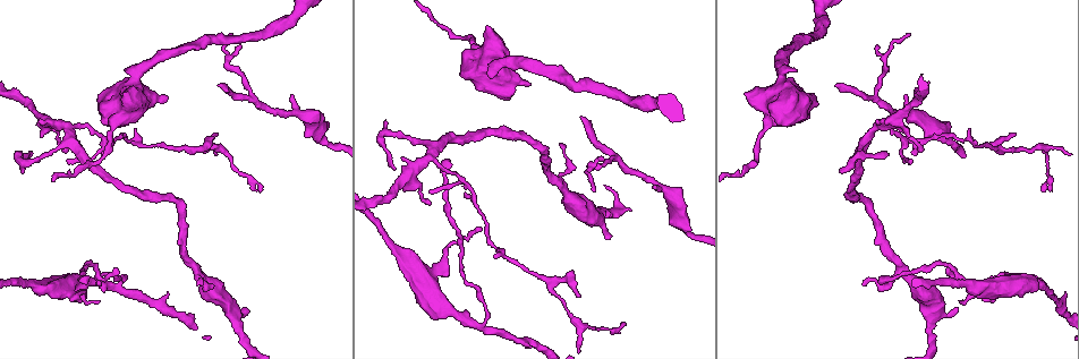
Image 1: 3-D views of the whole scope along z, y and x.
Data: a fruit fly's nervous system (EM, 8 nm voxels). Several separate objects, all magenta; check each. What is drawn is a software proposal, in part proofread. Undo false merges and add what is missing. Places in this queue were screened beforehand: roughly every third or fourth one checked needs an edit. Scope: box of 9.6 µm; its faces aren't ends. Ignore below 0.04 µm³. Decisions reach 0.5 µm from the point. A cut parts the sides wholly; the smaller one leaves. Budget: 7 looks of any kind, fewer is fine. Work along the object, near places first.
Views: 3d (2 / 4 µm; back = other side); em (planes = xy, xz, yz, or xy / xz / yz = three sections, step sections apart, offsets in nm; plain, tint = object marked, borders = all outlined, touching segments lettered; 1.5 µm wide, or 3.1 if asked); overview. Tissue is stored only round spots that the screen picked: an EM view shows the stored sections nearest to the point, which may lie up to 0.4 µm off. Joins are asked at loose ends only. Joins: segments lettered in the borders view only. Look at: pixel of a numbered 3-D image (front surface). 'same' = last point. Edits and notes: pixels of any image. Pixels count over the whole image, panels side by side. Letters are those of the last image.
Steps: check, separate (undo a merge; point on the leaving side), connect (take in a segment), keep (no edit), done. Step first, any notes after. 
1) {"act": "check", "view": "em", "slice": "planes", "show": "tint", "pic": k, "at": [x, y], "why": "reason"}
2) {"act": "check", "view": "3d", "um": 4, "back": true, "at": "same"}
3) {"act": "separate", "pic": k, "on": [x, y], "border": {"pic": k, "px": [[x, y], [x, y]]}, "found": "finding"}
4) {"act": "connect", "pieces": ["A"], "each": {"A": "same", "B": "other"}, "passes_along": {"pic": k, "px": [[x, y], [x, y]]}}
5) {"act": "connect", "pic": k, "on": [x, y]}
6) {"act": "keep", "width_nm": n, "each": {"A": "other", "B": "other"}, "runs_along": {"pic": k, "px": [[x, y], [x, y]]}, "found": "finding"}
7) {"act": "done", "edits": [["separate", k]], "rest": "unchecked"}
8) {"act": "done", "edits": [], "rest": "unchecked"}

{"act": "check", "view": "em", "slice": "planes", "show": "borders", "pic": 1, "at": [836, 86], "why": "free end"}

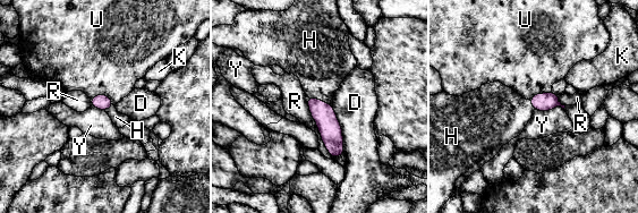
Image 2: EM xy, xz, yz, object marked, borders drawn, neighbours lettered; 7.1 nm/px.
{"act": "connect", "pieces": ["H"], "longest_contact_nm": ["D", 360], "each": {"D": "other", "H": "same", "K": "other", "R": "other", "U": "other", "Y": "other"}, "passes_along": {"pic": 2, "px": [[330, 129], [318, 100], [321, 65]]}, "found": "it goes on there"}

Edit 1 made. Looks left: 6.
{"act": "check", "view": "em", "slice": "yz", "step": 4, "show": "borders", "pic": 1, "at": [745, 95], "why": "free end"}

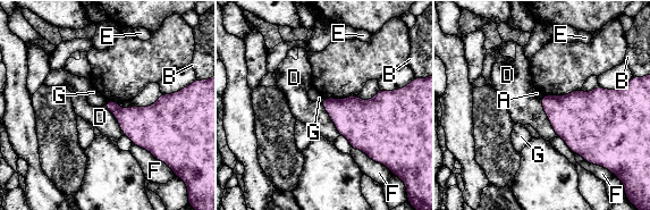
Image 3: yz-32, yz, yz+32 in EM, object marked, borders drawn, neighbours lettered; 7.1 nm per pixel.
{"act": "check", "view": "em", "slice": "xz", "step": 4, "show": "borders", "at": "same"}

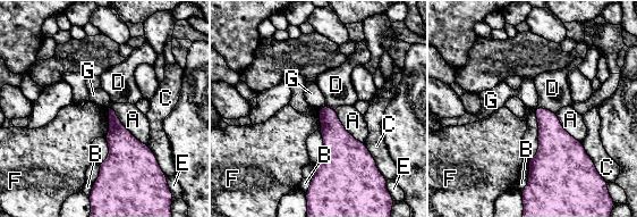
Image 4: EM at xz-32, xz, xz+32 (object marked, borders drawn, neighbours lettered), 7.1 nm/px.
{"act": "keep", "each": {"A": "other", "B": "other", "C": "other", "D": "other", "E": "other", "F": "other", "G": "other"}, "border": {"pic": 4, "px": [[537, 106], [555, 113]]}, "found": "none of them fits"}

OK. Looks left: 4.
{"act": "done", "edits": [["connect", 2]], "rest": "unchecked"}

